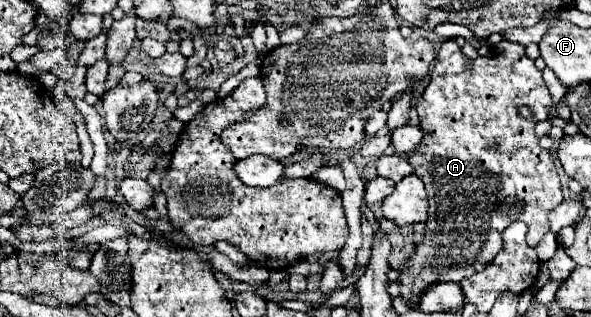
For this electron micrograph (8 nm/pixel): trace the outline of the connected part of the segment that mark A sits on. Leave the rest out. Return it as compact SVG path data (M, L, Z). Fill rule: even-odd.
M448 40L442 44L438 56L436 56L436 64L434 64L434 70L432 70L432 78L426 86L426 90L422 92L422 96L418 98L418 104L416 104L416 112L418 112L418 118L420 118L420 126L422 126L422 132L424 132L424 140L420 142L420 146L410 154L408 162L414 166L414 172L418 174L418 178L424 182L426 186L426 192L428 192L428 200L430 200L430 208L428 208L428 220L426 220L426 234L422 238L422 242L416 244L414 252L410 252L406 256L406 266L400 270L400 276L398 276L398 282L400 282L400 296L404 300L418 300L428 286L432 284L440 284L440 282L454 282L454 284L460 284L462 280L470 278L472 274L484 270L490 262L494 262L496 254L502 250L502 232L516 220L520 222L526 222L528 224L528 234L526 234L526 242L528 246L536 246L542 236L548 232L548 212L558 206L562 202L562 188L560 188L560 176L556 172L556 166L554 166L554 158L548 150L540 148L536 136L534 136L534 126L542 120L548 118L548 106L552 104L552 98L550 98L550 92L544 84L544 78L542 78L542 72L534 66L534 60L526 56L526 48L522 44L514 44L514 42L500 42L496 50L490 52L490 56L478 56L476 60L472 60L472 66L468 68L464 64L464 52L462 48L458 46L456 40ZM520 106L528 106L530 112L532 112L532 122L526 122L526 118L520 116L518 108Z

